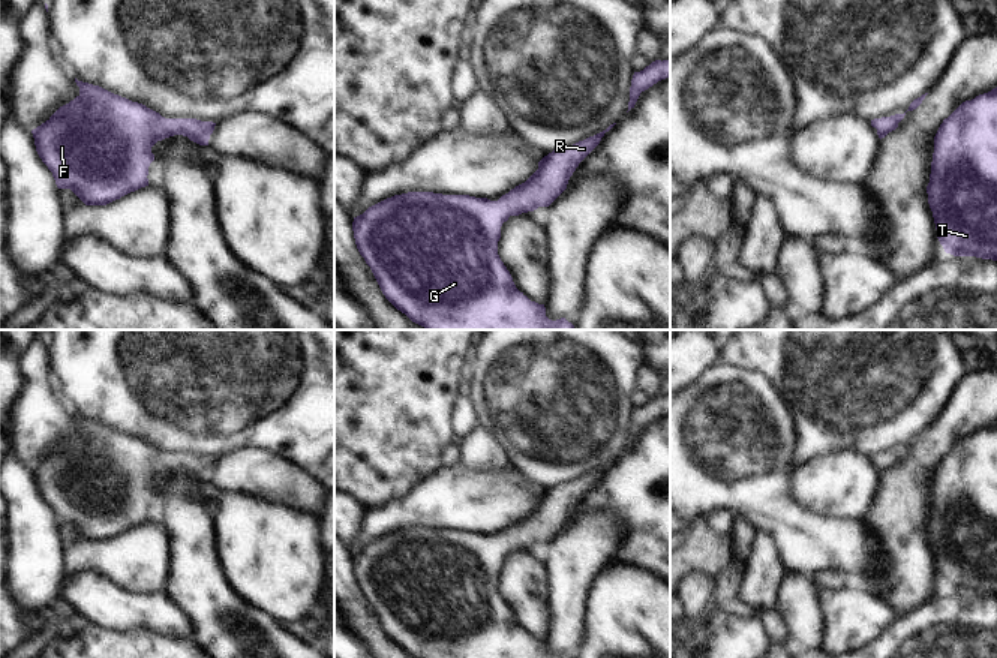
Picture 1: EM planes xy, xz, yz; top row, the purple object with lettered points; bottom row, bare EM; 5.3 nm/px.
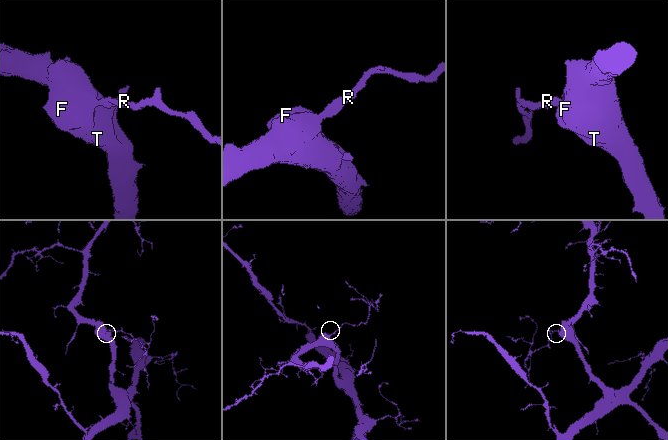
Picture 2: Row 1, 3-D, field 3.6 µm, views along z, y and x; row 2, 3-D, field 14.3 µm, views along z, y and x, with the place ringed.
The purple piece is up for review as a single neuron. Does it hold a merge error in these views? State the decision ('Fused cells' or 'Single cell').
Single cell

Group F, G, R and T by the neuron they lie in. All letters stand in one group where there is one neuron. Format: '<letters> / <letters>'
F G R T

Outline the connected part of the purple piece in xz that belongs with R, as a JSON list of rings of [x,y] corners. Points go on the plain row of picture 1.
[[[615,460],[570,483],[553,486],[538,498],[538,505],[525,519],[498,537],[469,531],[408,528],[387,534],[354,553],[352,567],[357,585],[370,603],[385,634],[412,658],[568,658],[565,654],[549,655],[544,640],[531,637],[516,624],[510,607],[498,591],[501,562],[510,552],[549,543],[567,525],[579,499]]]

